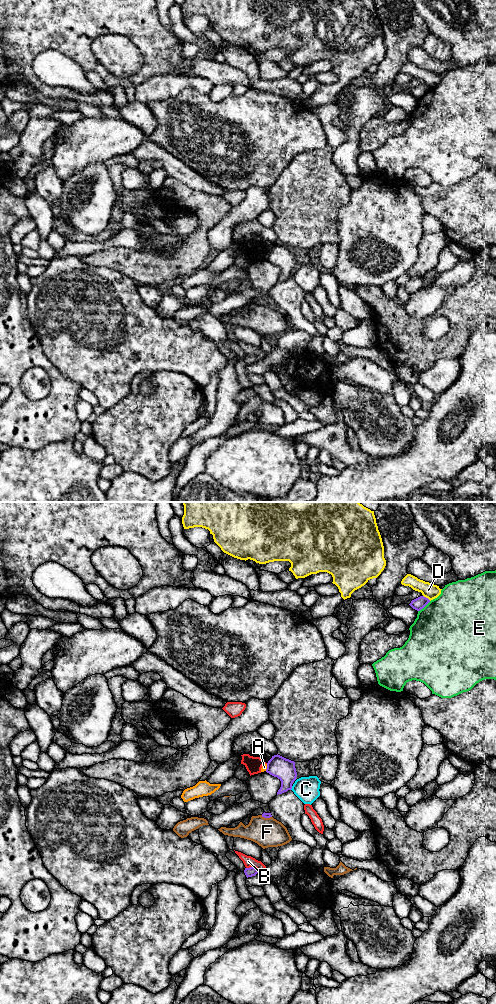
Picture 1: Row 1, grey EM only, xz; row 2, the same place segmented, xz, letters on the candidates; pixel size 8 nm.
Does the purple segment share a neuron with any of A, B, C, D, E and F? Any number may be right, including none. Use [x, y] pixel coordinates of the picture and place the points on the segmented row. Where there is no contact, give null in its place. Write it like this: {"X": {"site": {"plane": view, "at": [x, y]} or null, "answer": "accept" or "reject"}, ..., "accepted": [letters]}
{"A": {"site": {"plane": "xz", "at": [267, 767]}, "answer": "reject"}, "B": {"site": {"plane": "xz", "at": [253, 867]}, "answer": "reject"}, "C": {"site": {"plane": "xz", "at": [291, 788]}, "answer": "reject"}, "D": {"site": {"plane": "xz", "at": [427, 598]}, "answer": "reject"}, "E": {"site": {"plane": "xz", "at": [424, 606]}, "answer": "reject"}, "F": {"site": {"plane": "xz", "at": [266, 817]}, "answer": "reject"}, "accepted": []}

